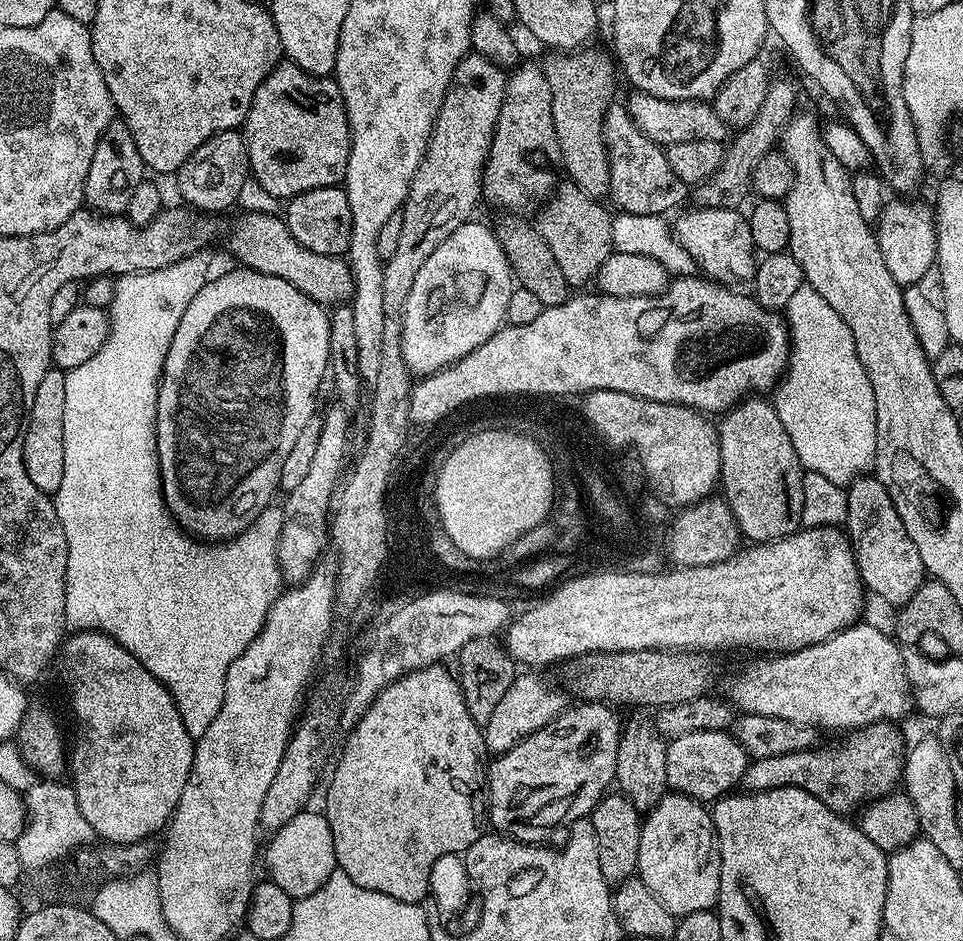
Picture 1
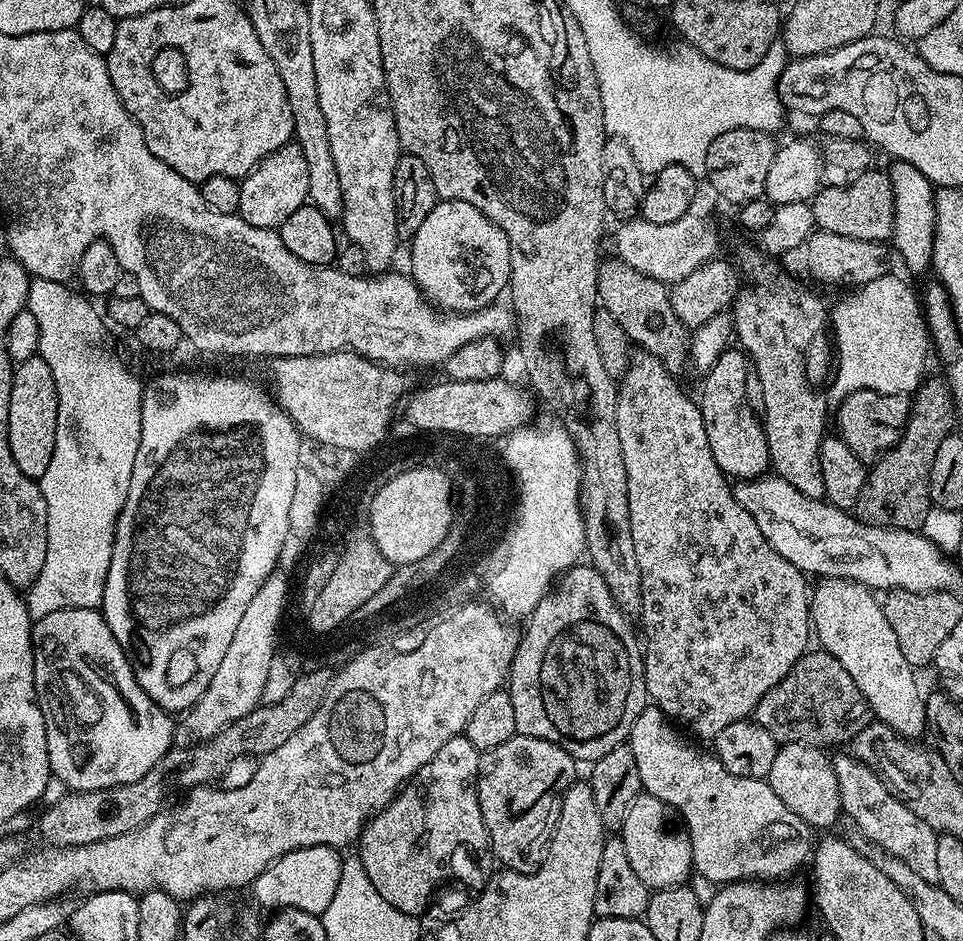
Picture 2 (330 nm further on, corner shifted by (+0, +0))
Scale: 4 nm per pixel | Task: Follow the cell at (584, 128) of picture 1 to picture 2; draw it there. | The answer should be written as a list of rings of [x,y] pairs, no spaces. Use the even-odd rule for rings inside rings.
[[[615,258],[605,259],[596,274],[596,294],[599,303],[626,330],[629,341],[639,349],[658,358],[673,374],[680,374],[690,360],[690,329],[674,314],[669,285],[650,278],[634,266]]]

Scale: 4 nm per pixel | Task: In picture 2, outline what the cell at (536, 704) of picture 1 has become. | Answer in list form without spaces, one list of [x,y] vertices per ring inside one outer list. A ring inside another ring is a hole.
[[[577,566],[568,569],[559,577],[558,583],[538,602],[537,608],[527,619],[525,628],[522,628],[520,644],[516,648],[516,653],[512,659],[512,670],[508,673],[506,681],[506,691],[510,694],[510,702],[514,702],[514,720],[516,722],[516,731],[521,736],[533,736],[542,738],[546,742],[552,742],[562,746],[572,755],[577,762],[595,762],[600,760],[610,750],[614,750],[619,744],[625,743],[631,737],[632,727],[642,714],[644,708],[649,707],[648,691],[646,690],[646,678],[644,677],[644,658],[642,655],[642,644],[634,633],[628,629],[625,613],[614,602],[602,574],[591,566]]]

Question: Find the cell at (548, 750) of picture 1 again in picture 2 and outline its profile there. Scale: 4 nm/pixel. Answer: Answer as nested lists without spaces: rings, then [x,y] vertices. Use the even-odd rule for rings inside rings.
[[[517,734],[494,750],[481,752],[476,793],[493,857],[499,863],[501,860],[505,869],[529,874],[541,871],[542,864],[528,855],[543,846],[540,835],[551,820],[557,819],[557,801],[577,779],[576,768],[577,760],[562,746],[533,736]]]

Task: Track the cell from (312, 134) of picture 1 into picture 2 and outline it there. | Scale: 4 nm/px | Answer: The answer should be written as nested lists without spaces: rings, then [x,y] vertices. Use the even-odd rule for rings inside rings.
[[[289,142],[287,144],[283,144],[281,148],[278,150],[274,150],[268,155],[267,158],[259,165],[255,170],[250,173],[250,175],[243,177],[239,181],[240,185],[240,210],[239,215],[246,222],[250,222],[250,226],[258,226],[259,228],[270,228],[273,230],[279,229],[279,226],[282,222],[286,222],[286,218],[290,218],[290,214],[294,214],[294,210],[298,210],[302,207],[304,203],[308,200],[308,187],[310,186],[310,174],[306,171],[306,158],[302,154],[302,150],[300,149],[300,145],[295,142]]]

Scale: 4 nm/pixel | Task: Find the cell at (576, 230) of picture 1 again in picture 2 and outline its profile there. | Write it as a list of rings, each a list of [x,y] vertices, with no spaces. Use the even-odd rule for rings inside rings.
[[[637,351],[635,355],[629,359],[628,373],[623,376],[618,384],[618,399],[616,401],[618,442],[622,442],[622,462],[626,462],[626,490],[628,491],[628,505],[630,506],[630,534],[634,538],[634,554],[638,554],[638,570],[640,571],[640,607],[638,609],[638,617],[640,616],[641,622],[644,623],[644,636],[642,632],[642,655],[644,658],[644,677],[646,678],[648,699],[655,707],[659,708],[660,711],[664,713],[665,717],[671,718],[673,721],[681,720],[694,735],[714,738],[719,732],[726,730],[726,726],[730,726],[730,722],[749,719],[749,717],[755,713],[758,702],[762,697],[765,696],[771,688],[778,686],[778,682],[782,682],[782,678],[786,678],[786,674],[790,674],[790,670],[797,664],[800,657],[803,656],[805,652],[809,651],[810,584],[808,588],[807,582],[804,581],[807,580],[805,573],[800,572],[798,566],[786,562],[786,558],[782,558],[782,554],[778,554],[778,550],[774,550],[774,546],[770,546],[770,542],[766,542],[766,534],[762,534],[762,530],[758,530],[758,522],[754,522],[754,518],[750,518],[750,514],[736,500],[736,494],[733,485],[730,483],[729,477],[725,476],[724,471],[718,466],[718,462],[714,462],[714,454],[710,451],[710,438],[706,438],[706,422],[700,413],[699,403],[697,403],[693,397],[691,400],[691,398],[680,389],[680,384],[676,380],[679,379],[677,379],[673,373],[669,372],[663,362],[658,358],[654,358],[646,351]]]

